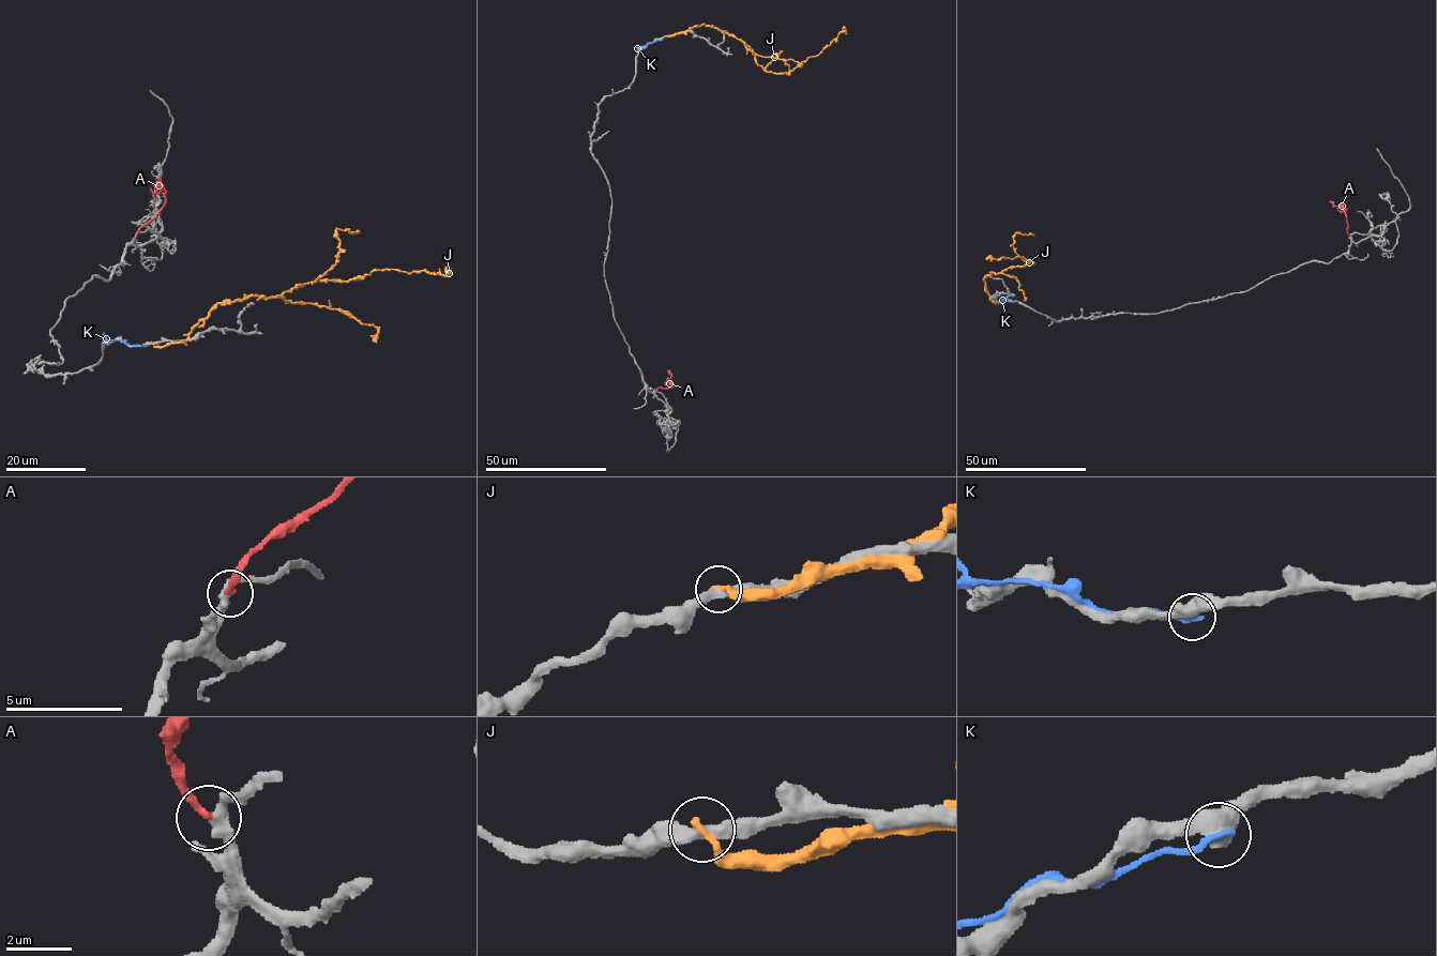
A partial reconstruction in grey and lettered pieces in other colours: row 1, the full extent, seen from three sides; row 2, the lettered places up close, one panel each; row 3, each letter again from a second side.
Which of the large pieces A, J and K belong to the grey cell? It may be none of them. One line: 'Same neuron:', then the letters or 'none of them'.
Same neuron: A

